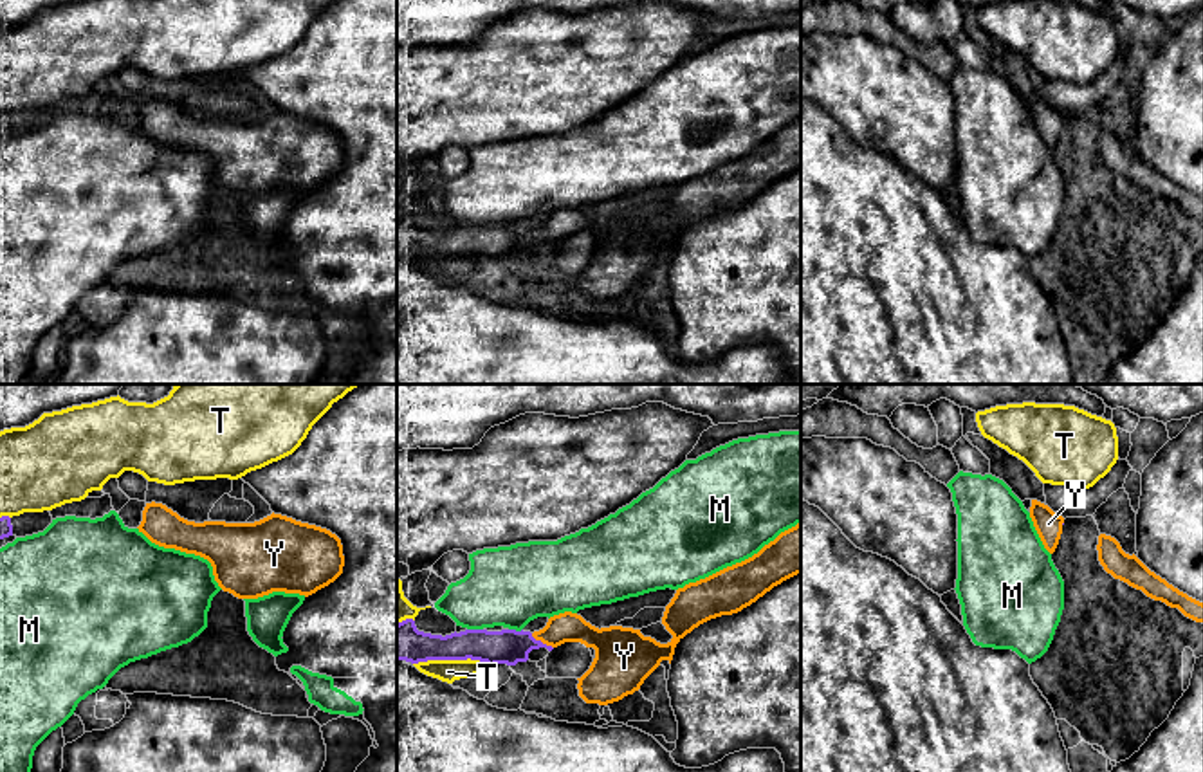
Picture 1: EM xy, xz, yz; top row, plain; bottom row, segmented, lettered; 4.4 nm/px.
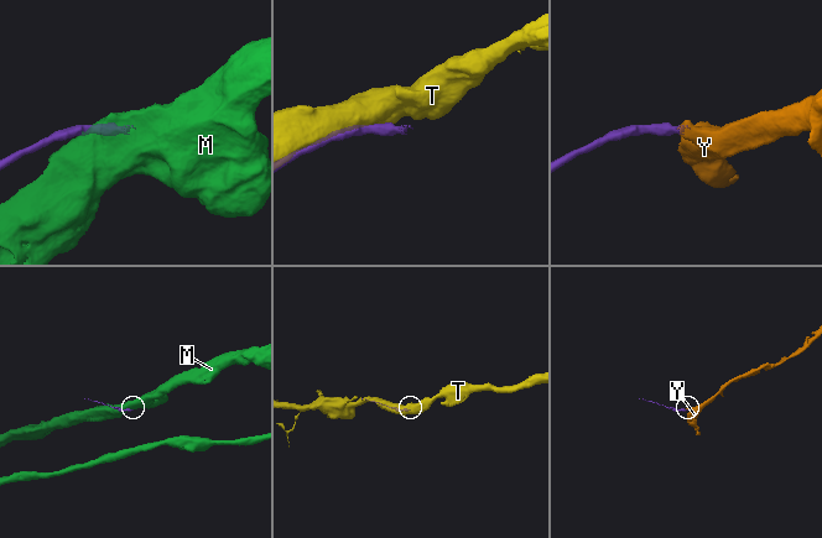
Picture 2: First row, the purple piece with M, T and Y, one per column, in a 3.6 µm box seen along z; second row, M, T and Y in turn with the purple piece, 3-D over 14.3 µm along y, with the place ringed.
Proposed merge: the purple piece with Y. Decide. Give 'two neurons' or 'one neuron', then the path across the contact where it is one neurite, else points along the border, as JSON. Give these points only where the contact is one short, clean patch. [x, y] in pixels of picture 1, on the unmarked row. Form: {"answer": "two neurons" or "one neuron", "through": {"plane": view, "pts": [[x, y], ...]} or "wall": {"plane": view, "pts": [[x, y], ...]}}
{"answer": "one neuron", "through": {"plane": "xz", "pts": [[507, 242], [540, 237], [567, 222]]}}

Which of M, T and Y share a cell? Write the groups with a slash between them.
M / T / Y

